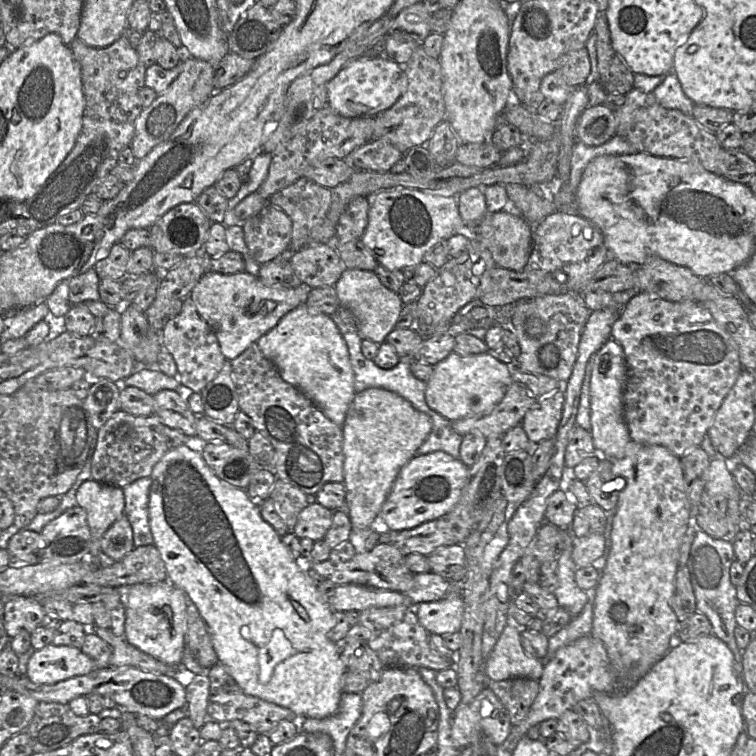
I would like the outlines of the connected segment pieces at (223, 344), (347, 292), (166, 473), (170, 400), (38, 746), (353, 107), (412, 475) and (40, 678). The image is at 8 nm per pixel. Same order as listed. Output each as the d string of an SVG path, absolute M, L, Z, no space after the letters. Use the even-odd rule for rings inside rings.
M207 271L189 297L199 315L213 329L223 356L231 361L270 331L285 314L305 303L310 290L303 283L295 288L273 288L244 271L234 274Z
M345 269L334 288L340 306L348 309L355 318L360 336L376 344L383 343L395 328L404 305L399 294L386 288L373 271L360 269Z
M183 444L169 449L153 467L150 475L152 480L149 501L149 524L153 536L153 544L158 549L167 571L167 580L181 589L198 609L205 621L219 663L227 667L241 690L250 696L290 709L299 719L322 719L337 712L342 691L342 676L347 668L341 659L336 643L328 638L334 626L334 610L320 595L317 585L304 573L298 563L291 557L282 543L281 536L267 523L260 514L259 502L252 500L245 489L237 488L218 478L208 467L198 447Z
M161 390L153 395L154 415L167 427L180 430L190 439L196 438L195 415L188 407L187 401L177 392Z
M39 702L25 730L34 753L59 749L82 735L100 732L98 714L76 715L68 704Z
M358 57L348 62L327 84L327 105L343 117L366 117L389 109L407 89L405 67L384 57Z
M443 451L414 456L404 465L378 515L389 531L412 529L446 514L458 502L468 483L469 467Z
M50 643L31 655L26 676L36 684L55 684L97 668L105 667L99 667L80 648Z

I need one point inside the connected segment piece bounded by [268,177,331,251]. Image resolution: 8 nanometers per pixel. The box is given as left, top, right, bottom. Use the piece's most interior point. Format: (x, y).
(306, 203)

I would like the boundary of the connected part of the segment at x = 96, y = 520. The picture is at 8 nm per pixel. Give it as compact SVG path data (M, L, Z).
M86 480L77 490L76 498L78 505L86 511L94 540L100 540L106 530L124 515L124 493L118 486Z

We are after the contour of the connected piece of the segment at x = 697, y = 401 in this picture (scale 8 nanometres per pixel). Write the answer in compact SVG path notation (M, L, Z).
M641 291L632 297L622 309L615 321L611 337L623 348L626 361L626 384L623 394L624 419L629 430L631 440L649 445L666 447L676 456L682 457L688 451L701 446L704 436L714 422L715 415L723 400L734 386L743 366L740 362L738 346L732 336L724 330L712 316L711 312L694 300L673 302L657 295Z

